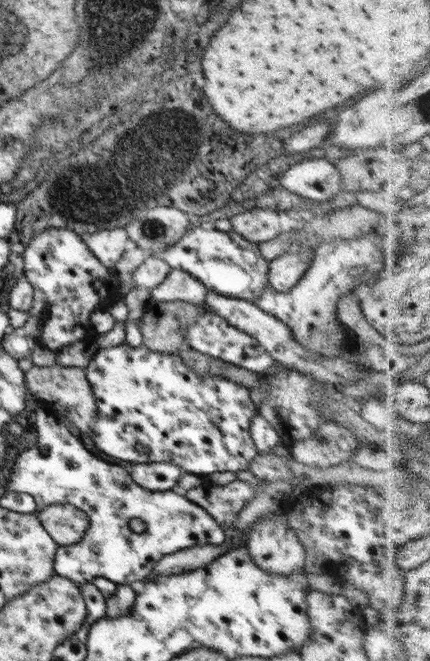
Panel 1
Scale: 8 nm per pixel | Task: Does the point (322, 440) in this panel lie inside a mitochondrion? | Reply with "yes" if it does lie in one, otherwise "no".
yes

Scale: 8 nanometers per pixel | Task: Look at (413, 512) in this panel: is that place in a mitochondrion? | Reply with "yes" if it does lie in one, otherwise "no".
yes

